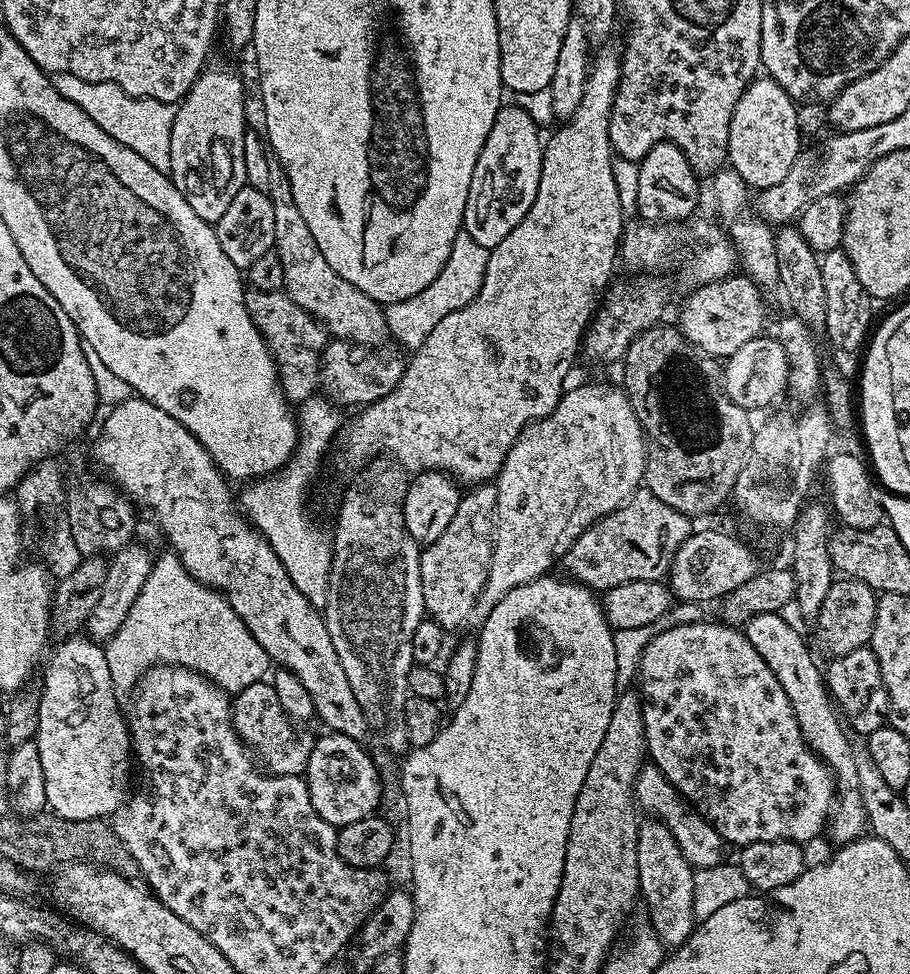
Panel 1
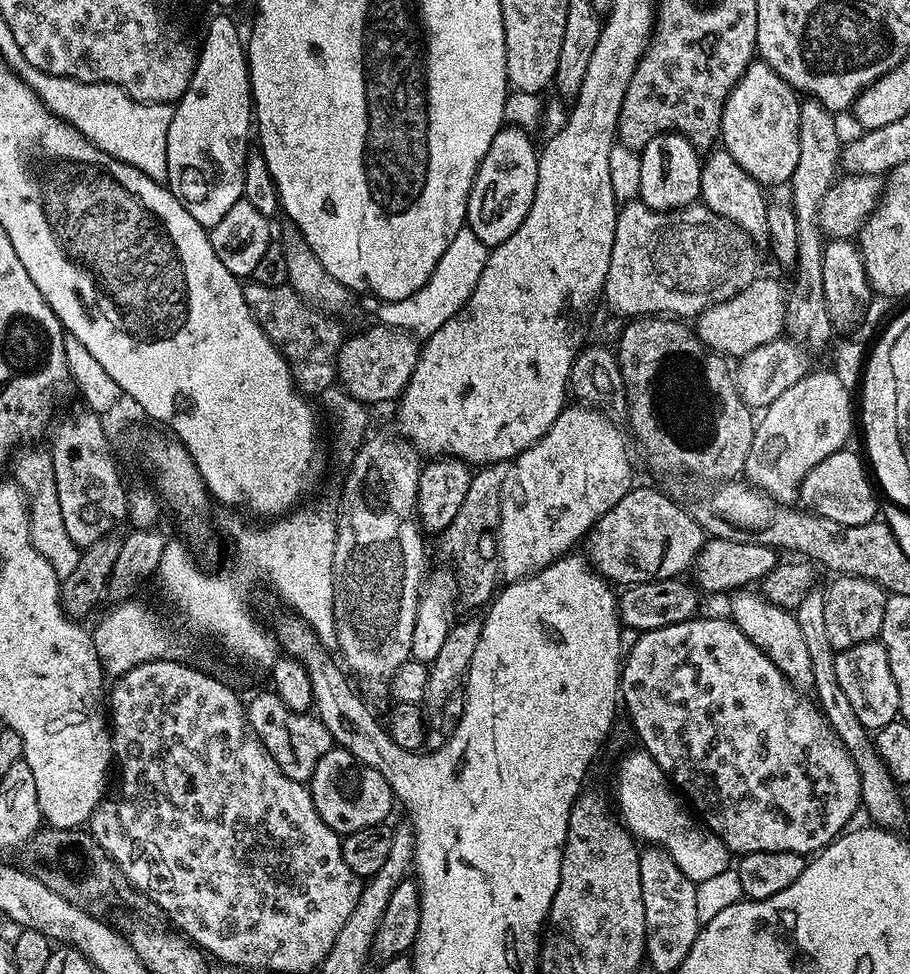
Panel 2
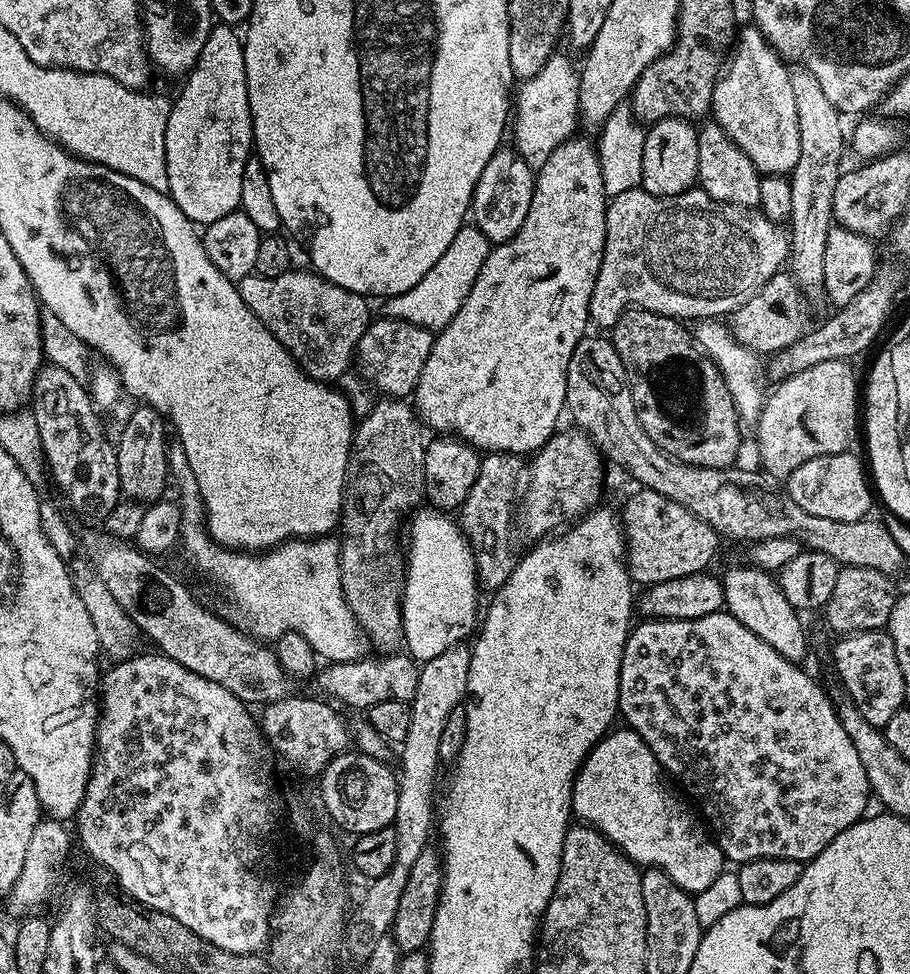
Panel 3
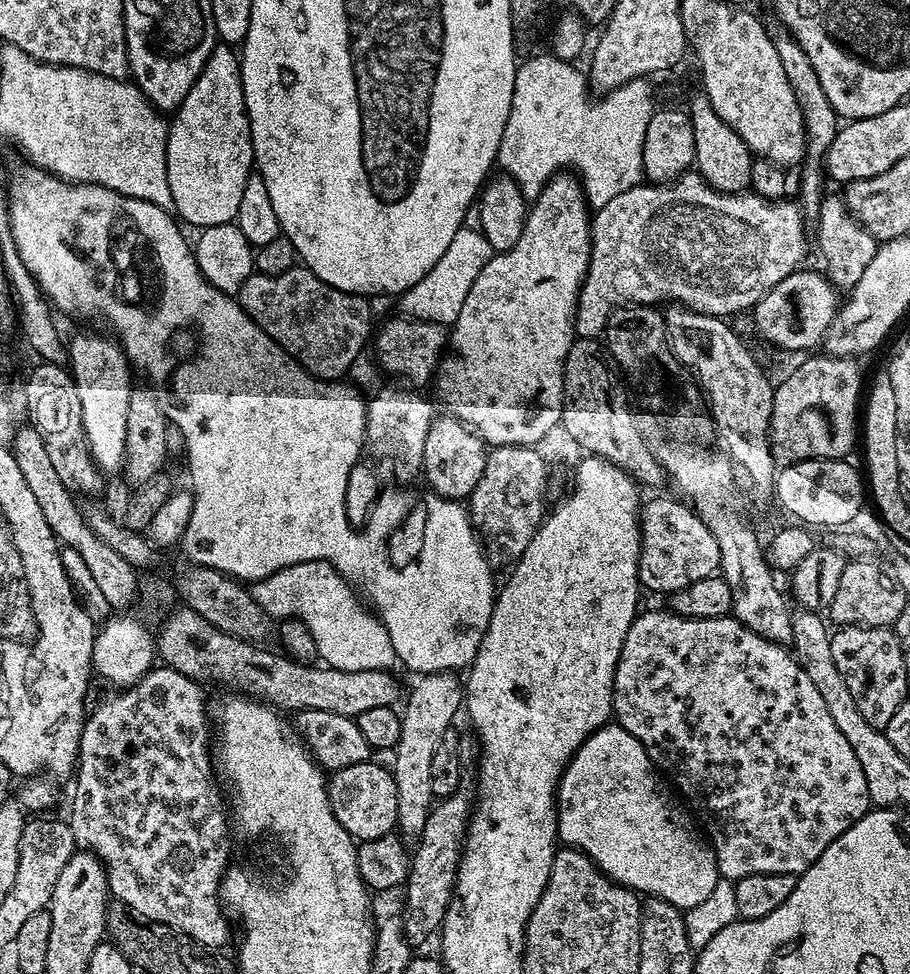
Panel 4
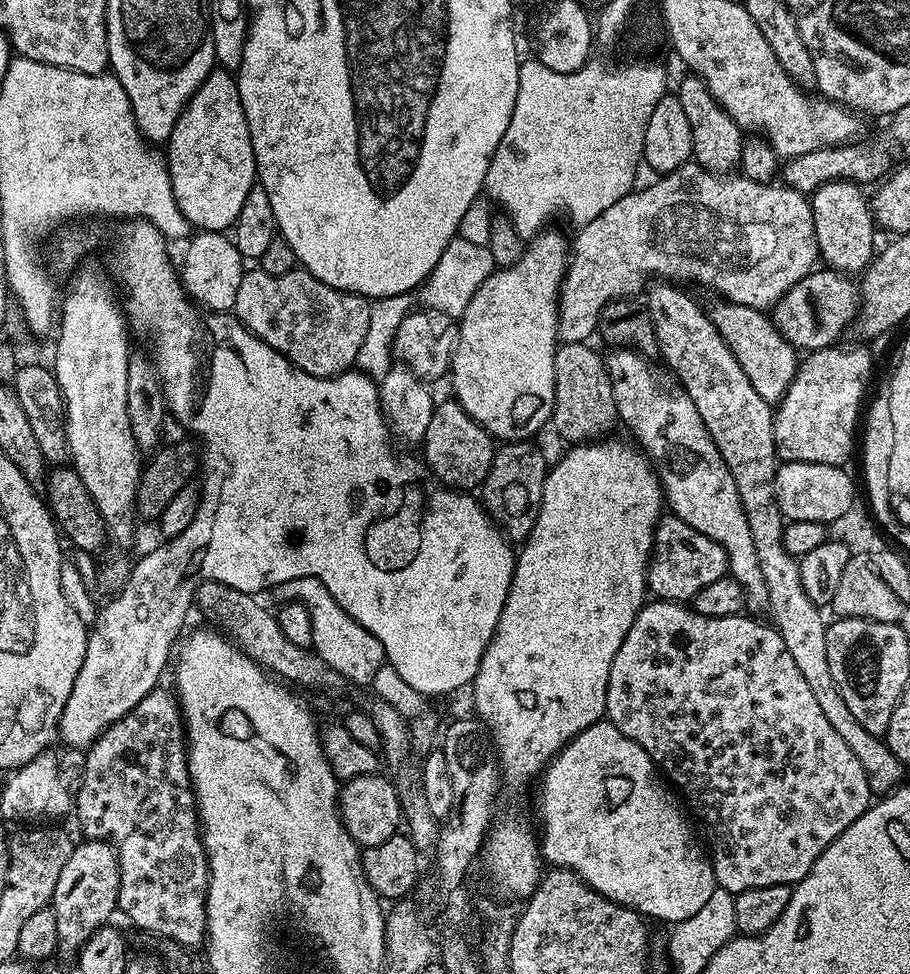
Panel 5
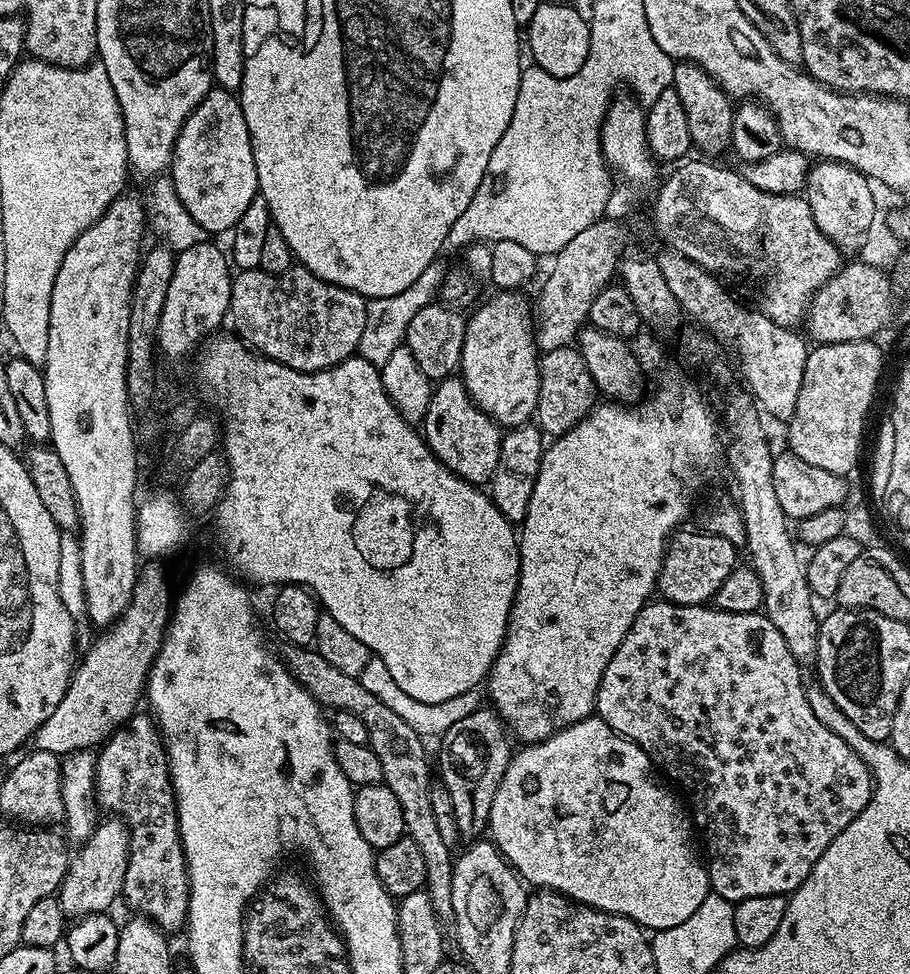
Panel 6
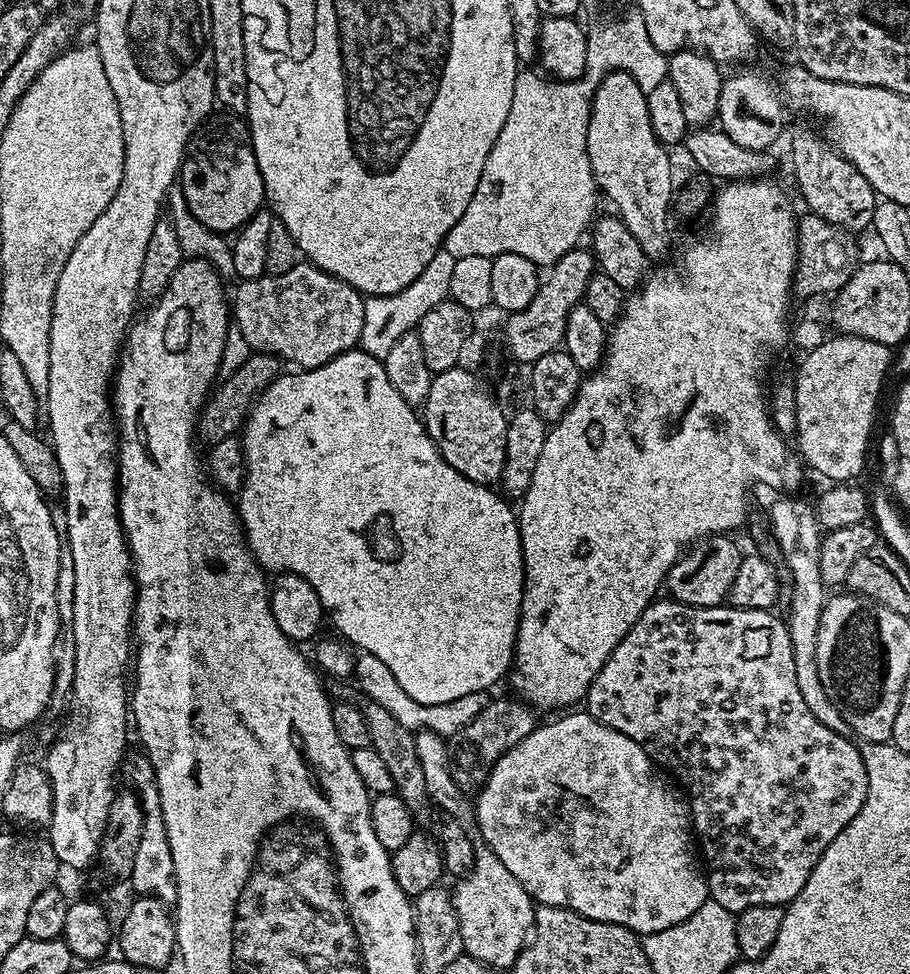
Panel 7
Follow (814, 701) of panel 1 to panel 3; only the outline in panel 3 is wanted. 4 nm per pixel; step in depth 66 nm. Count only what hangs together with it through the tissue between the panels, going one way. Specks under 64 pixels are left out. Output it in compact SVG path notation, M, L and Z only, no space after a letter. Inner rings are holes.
M745 562L728 573L723 573L724 581L724 608L746 630L758 634L762 642L774 646L782 658L792 664L800 664L803 656L808 652L808 636L804 633L804 624L800 621L801 613L790 602L786 602L786 594L779 586L777 577L771 572L763 572L761 568Z

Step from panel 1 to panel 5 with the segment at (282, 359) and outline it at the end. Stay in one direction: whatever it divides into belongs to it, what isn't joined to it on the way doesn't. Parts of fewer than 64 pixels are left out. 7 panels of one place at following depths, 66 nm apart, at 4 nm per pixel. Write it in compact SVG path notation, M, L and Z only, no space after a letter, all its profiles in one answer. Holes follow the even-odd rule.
M248 270L238 285L234 315L248 327L249 332L278 350L278 354L286 357L295 368L306 370L306 374L311 376L338 376L341 372L349 371L356 363L358 350L369 329L370 310L371 303L365 297L338 290L303 270L293 270L277 276Z

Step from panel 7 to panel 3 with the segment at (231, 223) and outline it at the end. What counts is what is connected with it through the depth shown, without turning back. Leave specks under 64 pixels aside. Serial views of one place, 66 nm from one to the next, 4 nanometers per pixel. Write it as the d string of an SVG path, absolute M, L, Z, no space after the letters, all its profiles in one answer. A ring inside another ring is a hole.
M217 23L213 25L210 32L210 37L206 38L206 43L202 46L202 52L199 55L198 62L189 72L188 76L183 81L182 92L178 98L173 99L173 106L170 112L170 117L166 124L166 162L167 162L167 178L168 178L168 194L184 214L188 220L191 220L195 225L207 226L225 217L226 214L235 211L240 204L242 192L242 174L245 173L246 162L251 159L254 148L252 142L252 115L249 108L249 92L246 86L245 74L245 54L243 39L231 25Z

